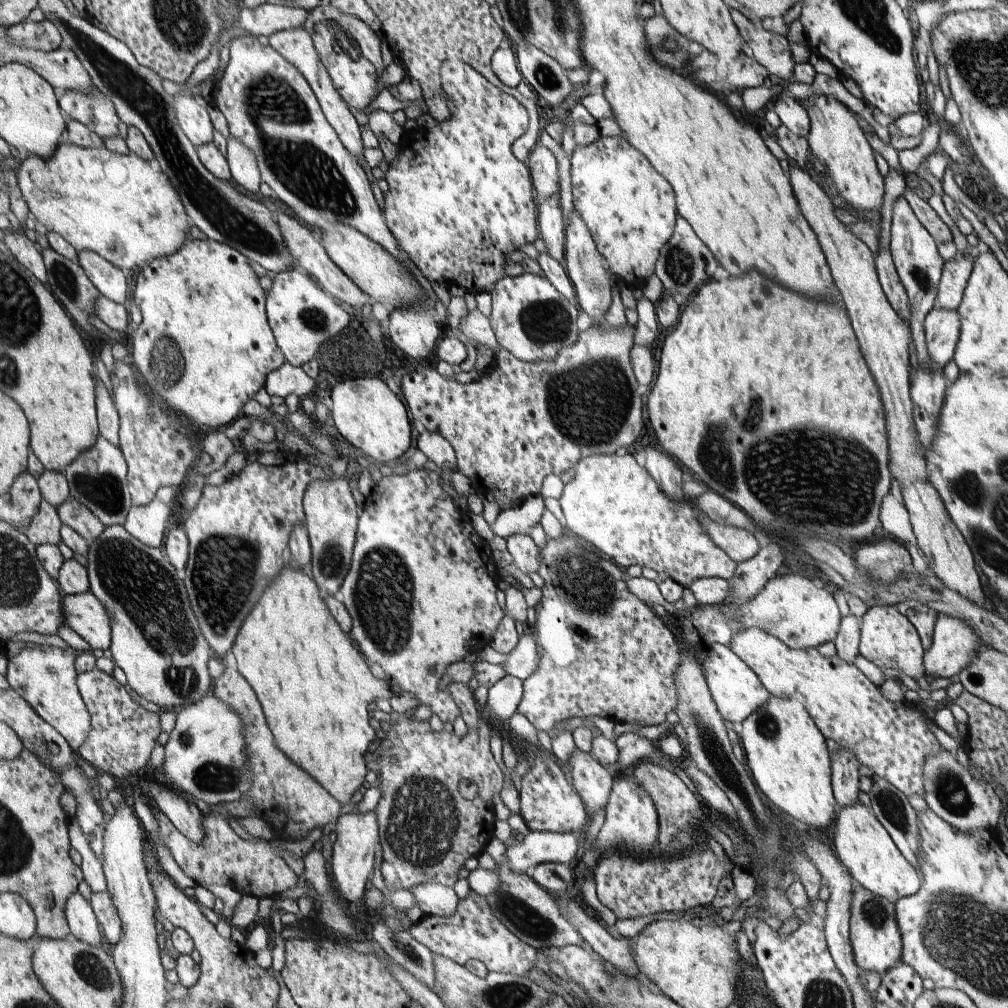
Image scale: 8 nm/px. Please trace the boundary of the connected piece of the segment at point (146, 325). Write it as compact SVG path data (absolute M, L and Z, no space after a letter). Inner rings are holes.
M192 239L188 240L188 244L184 244L184 248L180 248L180 252L176 252L174 256L164 256L164 258L152 260L150 264L141 268L136 282L134 302L140 310L142 322L134 331L133 337L129 342L129 356L133 359L133 363L136 364L136 368L139 368L140 374L144 376L144 382L148 384L148 388L152 388L153 394L160 396L164 400L164 404L170 406L178 415L184 416L192 426L196 426L202 431L210 429L224 430L235 420L240 420L241 417L245 416L244 408L248 408L248 404L252 404L252 400L256 400L256 396L260 396L260 392L264 392L266 376L270 372L278 370L280 366L287 362L271 328L270 317L266 309L268 294L260 288L258 276L252 270L248 257L244 256L239 250L230 248L228 244L214 242L212 239Z

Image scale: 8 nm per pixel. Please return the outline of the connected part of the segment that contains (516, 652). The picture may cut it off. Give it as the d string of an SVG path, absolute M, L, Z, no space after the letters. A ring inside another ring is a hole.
M527 627L525 633L519 636L516 648L507 654L500 666L504 668L507 675L524 681L538 670L538 664L540 664L540 652L538 652L531 628Z

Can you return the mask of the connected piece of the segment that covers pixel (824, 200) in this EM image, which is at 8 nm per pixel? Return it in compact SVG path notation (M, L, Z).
M790 166L792 190L800 205L804 218L818 238L818 244L831 270L836 291L847 310L861 352L878 384L888 432L889 470L902 488L904 504L910 517L918 546L924 553L930 572L944 582L950 590L960 596L982 602L984 592L978 580L978 569L972 551L964 540L960 529L948 516L940 494L928 482L924 449L916 442L912 397L910 396L910 342L913 341L910 325L891 307L880 286L875 267L875 249L871 249L860 238L856 238L848 226L835 215L831 194L826 192L811 176L808 170Z

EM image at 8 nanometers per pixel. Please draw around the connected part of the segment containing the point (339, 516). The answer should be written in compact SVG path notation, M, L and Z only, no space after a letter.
M333 475L331 477L332 479L324 482L316 480L310 484L303 496L303 509L306 516L304 526L311 544L310 564L313 577L316 578L320 590L334 595L340 590L340 584L343 584L351 568L352 548L355 548L354 540L358 538L356 534L358 512L346 479Z

